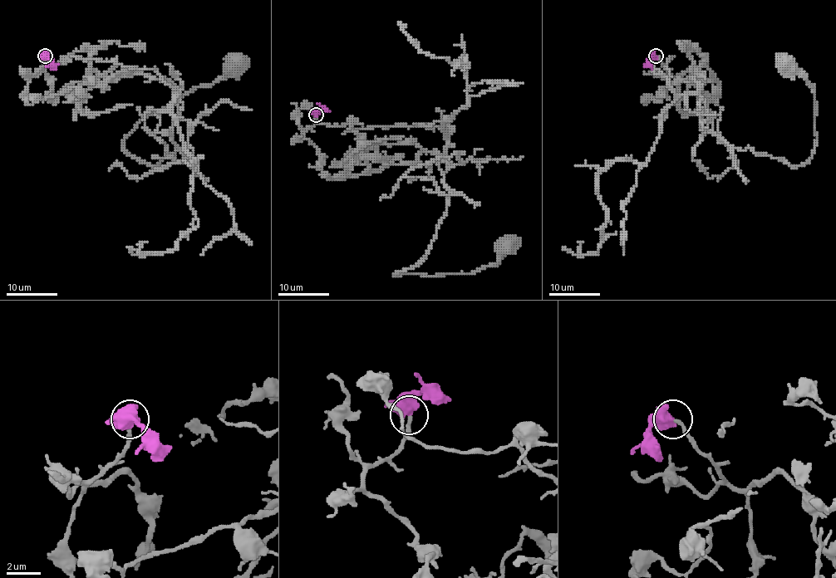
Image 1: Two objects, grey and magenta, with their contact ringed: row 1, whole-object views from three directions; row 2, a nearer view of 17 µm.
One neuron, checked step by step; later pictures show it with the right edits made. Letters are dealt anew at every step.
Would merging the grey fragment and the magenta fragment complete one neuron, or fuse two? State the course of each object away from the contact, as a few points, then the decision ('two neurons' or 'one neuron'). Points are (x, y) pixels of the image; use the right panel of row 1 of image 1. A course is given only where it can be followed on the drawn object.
grey via (656, 56), (700, 94), (715, 80), (693, 79), (731, 146), (794, 166), (815, 147), (815, 92), (787, 61) | magenta via (656, 56), (650, 57), (651, 68) | one neuron

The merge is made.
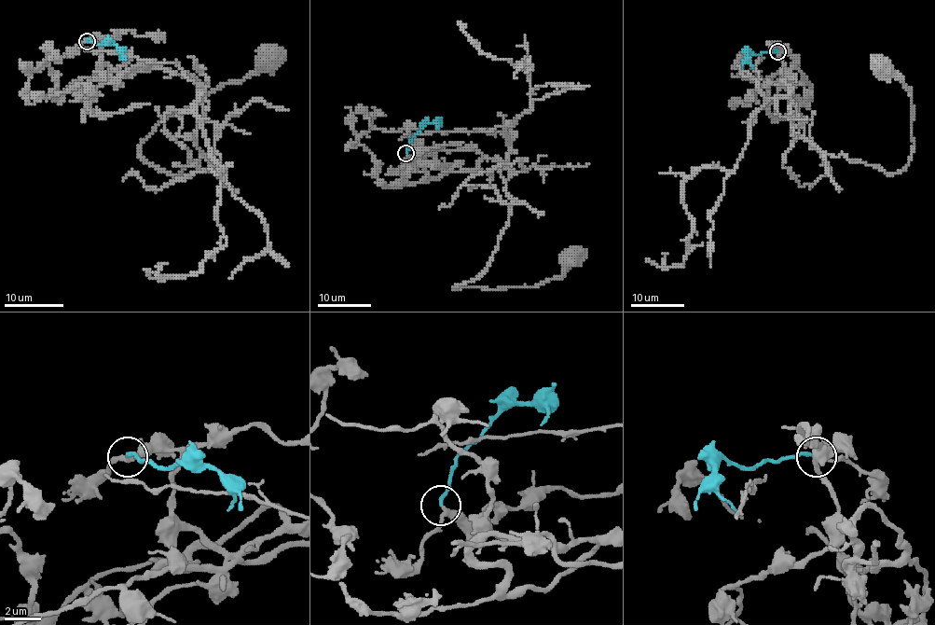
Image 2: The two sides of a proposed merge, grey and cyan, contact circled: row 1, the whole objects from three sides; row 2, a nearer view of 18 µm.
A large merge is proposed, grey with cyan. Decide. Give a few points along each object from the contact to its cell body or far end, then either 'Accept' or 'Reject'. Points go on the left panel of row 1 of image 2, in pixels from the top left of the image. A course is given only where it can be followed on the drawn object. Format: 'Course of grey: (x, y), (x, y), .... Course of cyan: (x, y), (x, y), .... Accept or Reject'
Course of grey: (87, 41), (103, 38), (102, 59), (128, 75), (194, 82), (201, 156), (176, 175), (141, 141), (272, 53). Course of cyan: (87, 41), (107, 42), (116, 47), (125, 59). Accept

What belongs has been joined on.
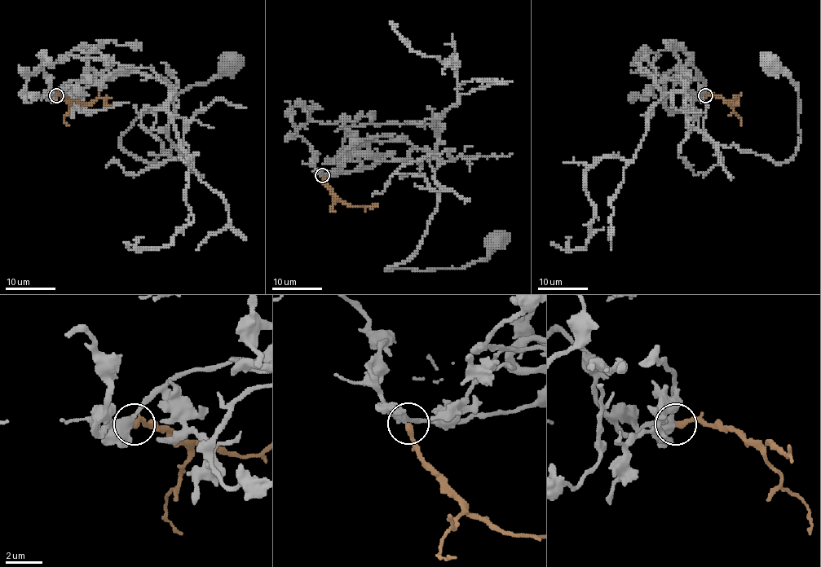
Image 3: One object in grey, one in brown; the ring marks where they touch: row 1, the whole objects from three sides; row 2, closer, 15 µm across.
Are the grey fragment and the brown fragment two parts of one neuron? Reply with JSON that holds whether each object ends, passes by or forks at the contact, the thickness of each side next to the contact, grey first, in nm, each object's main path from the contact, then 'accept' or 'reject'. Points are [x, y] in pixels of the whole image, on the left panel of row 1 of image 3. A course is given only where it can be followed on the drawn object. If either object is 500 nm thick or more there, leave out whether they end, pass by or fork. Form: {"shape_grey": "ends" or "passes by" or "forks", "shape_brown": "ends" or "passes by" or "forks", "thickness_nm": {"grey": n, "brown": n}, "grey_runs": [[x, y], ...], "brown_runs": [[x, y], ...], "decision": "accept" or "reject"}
{"shape_grey": "passes by", "shape_brown": "ends", "thickness_nm": {"grey": 400, "brown": 300}, "grey_runs": [[55, 96], [87, 78], [161, 77], [170, 90], [173, 147], [152, 163], [130, 154], [121, 134], [233, 59]], "brown_runs": [[55, 96], [64, 96], [90, 104], [97, 98], [102, 98], [111, 106]], "decision": "reject"}

